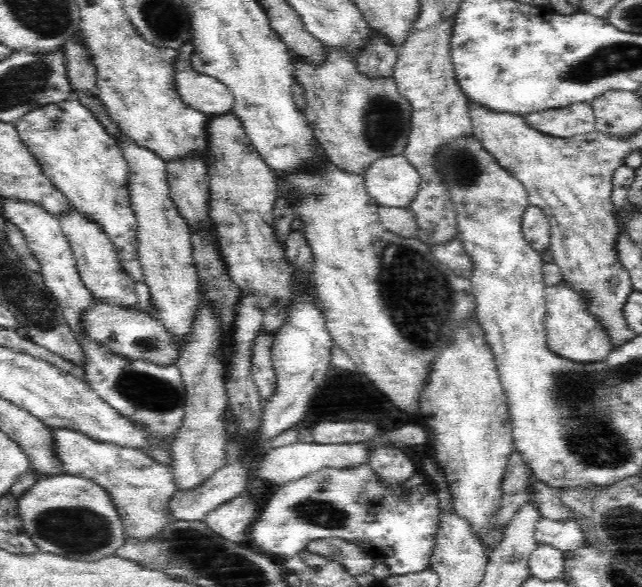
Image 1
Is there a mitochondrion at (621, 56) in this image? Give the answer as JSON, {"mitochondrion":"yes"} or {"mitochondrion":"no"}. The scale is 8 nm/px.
{"mitochondrion":"yes"}

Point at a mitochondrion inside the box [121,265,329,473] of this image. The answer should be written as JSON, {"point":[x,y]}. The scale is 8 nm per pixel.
{"point":[149,345]}

